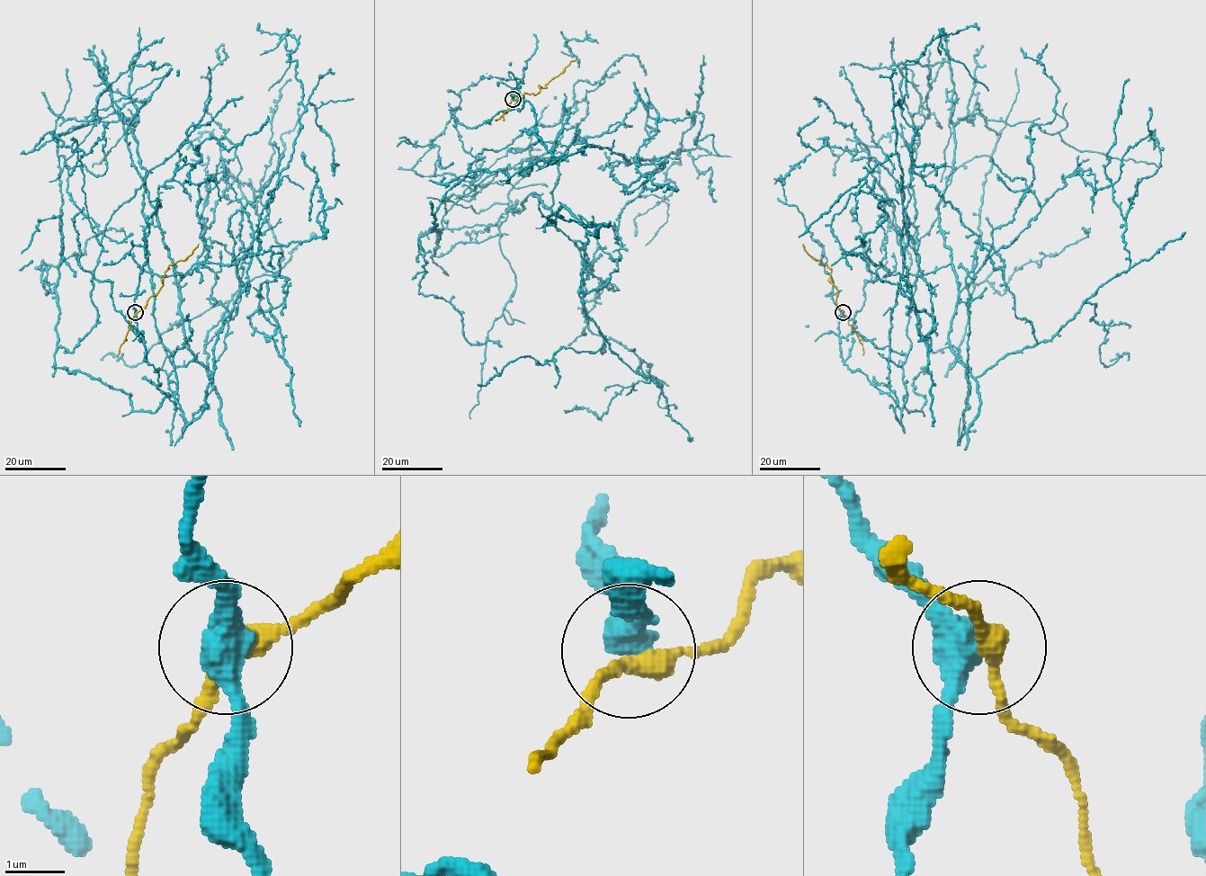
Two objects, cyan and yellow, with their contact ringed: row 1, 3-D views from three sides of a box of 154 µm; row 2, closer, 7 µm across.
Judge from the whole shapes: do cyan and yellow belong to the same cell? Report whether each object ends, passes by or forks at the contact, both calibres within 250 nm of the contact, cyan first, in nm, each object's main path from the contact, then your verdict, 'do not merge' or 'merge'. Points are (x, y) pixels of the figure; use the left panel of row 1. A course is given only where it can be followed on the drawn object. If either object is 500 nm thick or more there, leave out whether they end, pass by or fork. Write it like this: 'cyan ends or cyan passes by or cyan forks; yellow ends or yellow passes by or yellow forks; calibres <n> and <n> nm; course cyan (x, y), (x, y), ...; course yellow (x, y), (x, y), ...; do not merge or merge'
cyan passes by; yellow passes by; calibres 460 and 300 nm; course cyan (135, 312), (180, 406), (119, 108), (39, 140), (58, 348), (120, 109), (209, 378), (291, 80); course yellow (136, 312), (162, 286), (165, 272), (170, 264), (185, 259), (199, 244); do not merge

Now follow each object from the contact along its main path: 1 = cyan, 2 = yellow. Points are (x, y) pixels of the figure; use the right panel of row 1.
1: (843, 312), (902, 406), (924, 102), (859, 145), (960, 344), (978, 109), (948, 343), (1047, 342), (1129, 80)
2: (843, 312), (837, 305), (837, 290), (831, 281), (832, 270), (814, 259), (802, 244)

